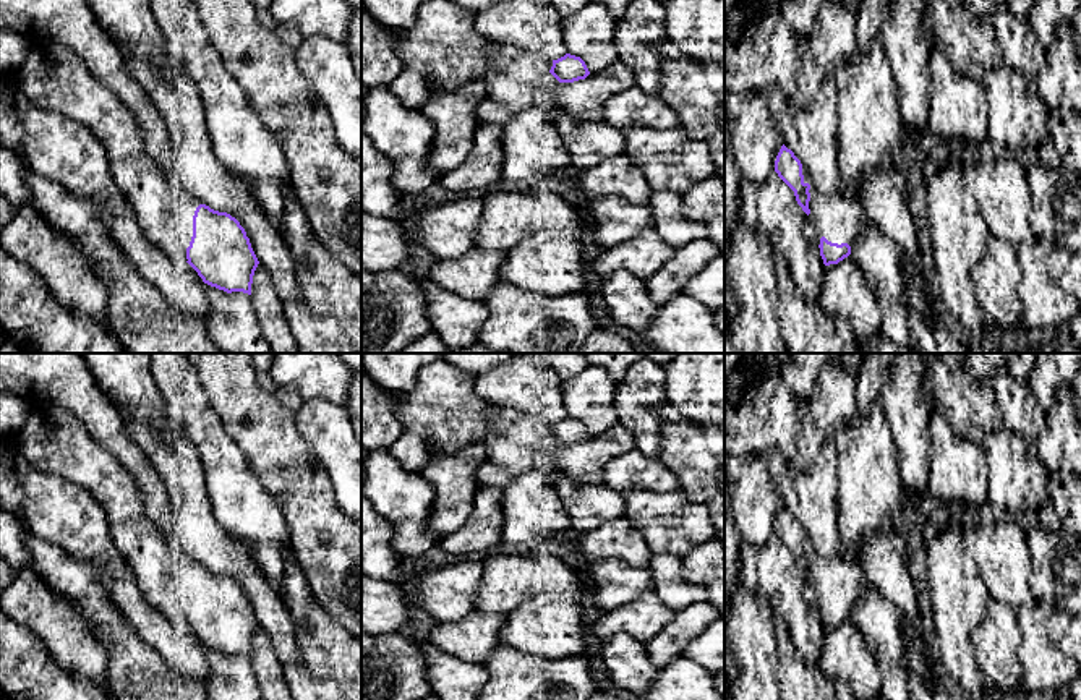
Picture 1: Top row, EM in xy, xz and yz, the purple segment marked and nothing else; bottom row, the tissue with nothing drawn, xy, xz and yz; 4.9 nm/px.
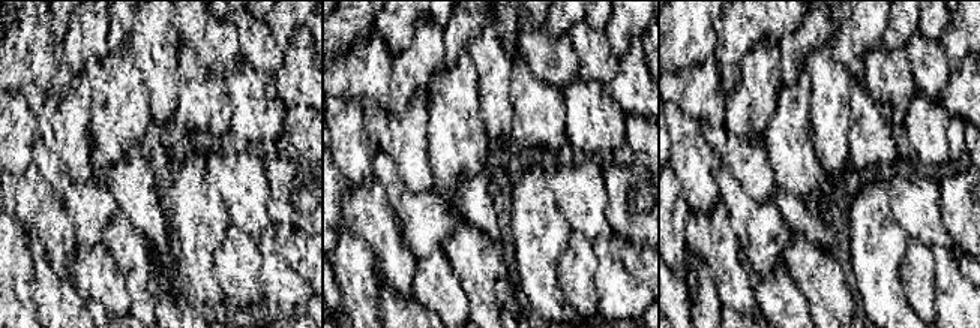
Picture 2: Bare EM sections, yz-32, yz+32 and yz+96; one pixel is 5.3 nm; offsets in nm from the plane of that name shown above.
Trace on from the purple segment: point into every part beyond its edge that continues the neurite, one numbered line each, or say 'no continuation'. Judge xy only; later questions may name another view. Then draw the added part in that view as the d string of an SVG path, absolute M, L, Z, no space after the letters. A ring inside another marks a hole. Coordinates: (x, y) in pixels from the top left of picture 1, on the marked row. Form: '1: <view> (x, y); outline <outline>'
1: xy (52, 76); outline M53 39L31 41L28 58L13 73L13 81L37 107L73 118L99 139L109 157L110 177L128 201L143 237L160 248L175 266L188 261L186 248L193 237L193 216L203 203L162 173L144 149L141 130L133 113L112 91L96 79L81 58L68 45Z

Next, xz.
1: xz (514, 78); outline M491 42L488 53L486 94L476 107L480 123L502 126L532 104L541 105L551 118L561 112L554 97L559 81L549 73L553 62L499 42Z

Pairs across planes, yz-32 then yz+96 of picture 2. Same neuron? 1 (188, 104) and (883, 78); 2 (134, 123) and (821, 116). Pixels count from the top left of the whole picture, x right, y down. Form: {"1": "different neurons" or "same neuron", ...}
{"1": "different neurons", "2": "different neurons"}

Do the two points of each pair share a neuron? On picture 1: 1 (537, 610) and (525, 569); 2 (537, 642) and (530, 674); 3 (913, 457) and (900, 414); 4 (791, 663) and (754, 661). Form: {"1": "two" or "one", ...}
{"1": "two", "2": "two", "3": "one", "4": "two"}

